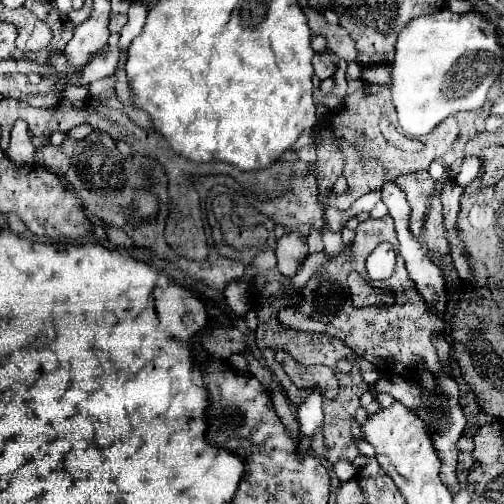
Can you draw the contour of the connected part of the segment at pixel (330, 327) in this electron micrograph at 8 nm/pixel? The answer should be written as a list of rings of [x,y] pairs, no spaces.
[[[389,214],[382,218],[370,218],[361,222],[355,232],[357,232],[357,236],[355,236],[353,244],[347,246],[339,256],[329,258],[329,262],[323,264],[323,266],[307,280],[307,284],[305,284],[303,290],[301,290],[301,304],[299,304],[299,306],[291,306],[291,308],[283,308],[283,310],[291,310],[293,316],[283,316],[283,322],[281,322],[281,324],[287,326],[287,328],[307,330],[307,332],[319,332],[319,334],[325,334],[325,336],[329,336],[329,338],[341,340],[341,342],[343,342],[345,346],[349,346],[357,356],[369,360],[369,362],[375,364],[381,372],[387,372],[387,374],[409,374],[409,372],[415,368],[415,364],[417,364],[418,350],[424,350],[422,335],[429,334],[429,336],[431,336],[433,330],[443,330],[445,324],[443,324],[441,316],[435,316],[435,312],[429,310],[429,306],[425,304],[425,300],[423,300],[421,294],[417,292],[415,284],[411,284],[411,278],[407,276],[405,262],[403,262],[403,258],[399,256],[394,247],[395,272],[393,272],[393,276],[391,276],[391,278],[385,278],[385,280],[371,280],[371,286],[393,290],[395,296],[397,296],[397,302],[395,302],[391,308],[379,308],[379,306],[355,308],[355,306],[351,304],[349,290],[347,290],[345,284],[343,284],[343,282],[347,282],[347,274],[349,274],[351,270],[363,270],[363,274],[367,274],[367,270],[365,270],[365,260],[367,260],[367,256],[377,248],[377,244],[398,240],[394,221]]]

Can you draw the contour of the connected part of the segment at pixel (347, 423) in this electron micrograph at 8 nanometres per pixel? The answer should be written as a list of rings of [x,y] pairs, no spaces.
[[[353,366],[353,372],[347,376],[351,380],[351,402],[325,402],[325,446],[327,460],[335,464],[337,460],[355,460],[359,456],[357,446],[351,436],[351,418],[359,408],[359,396],[369,390],[369,386],[361,380],[359,368]]]

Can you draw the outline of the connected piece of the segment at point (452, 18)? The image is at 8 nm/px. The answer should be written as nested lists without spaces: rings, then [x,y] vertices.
[[[441,10],[409,20],[403,32],[399,32],[389,88],[405,134],[417,138],[433,132],[447,116],[461,110],[483,108],[489,88],[499,78],[497,68],[503,66],[503,48],[497,36],[487,36],[481,30],[481,22],[483,18],[473,12],[459,16]]]

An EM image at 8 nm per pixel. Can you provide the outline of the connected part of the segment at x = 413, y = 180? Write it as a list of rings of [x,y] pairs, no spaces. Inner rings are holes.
[[[423,170],[413,174],[403,174],[395,180],[395,184],[399,184],[399,188],[403,188],[407,196],[407,202],[411,206],[409,228],[411,232],[415,232],[415,236],[419,236],[423,230],[423,220],[425,220],[425,212],[431,202],[431,196],[437,194],[437,182],[429,176],[427,170]]]

